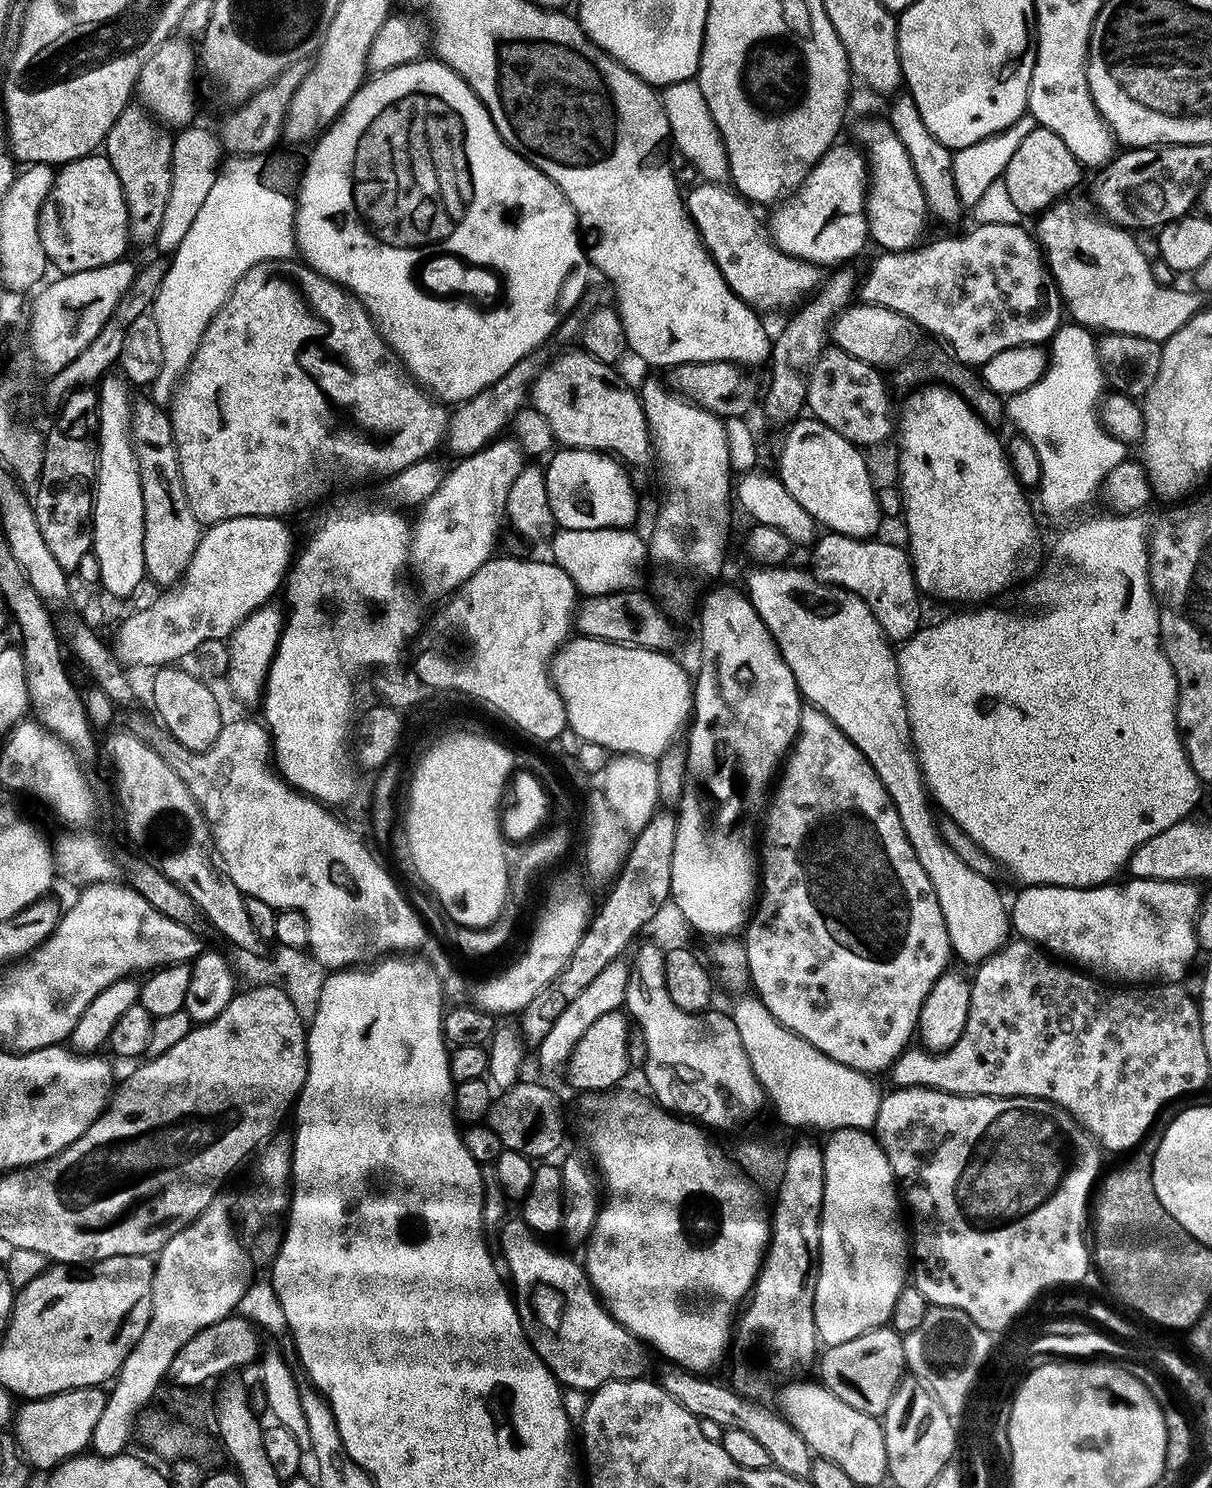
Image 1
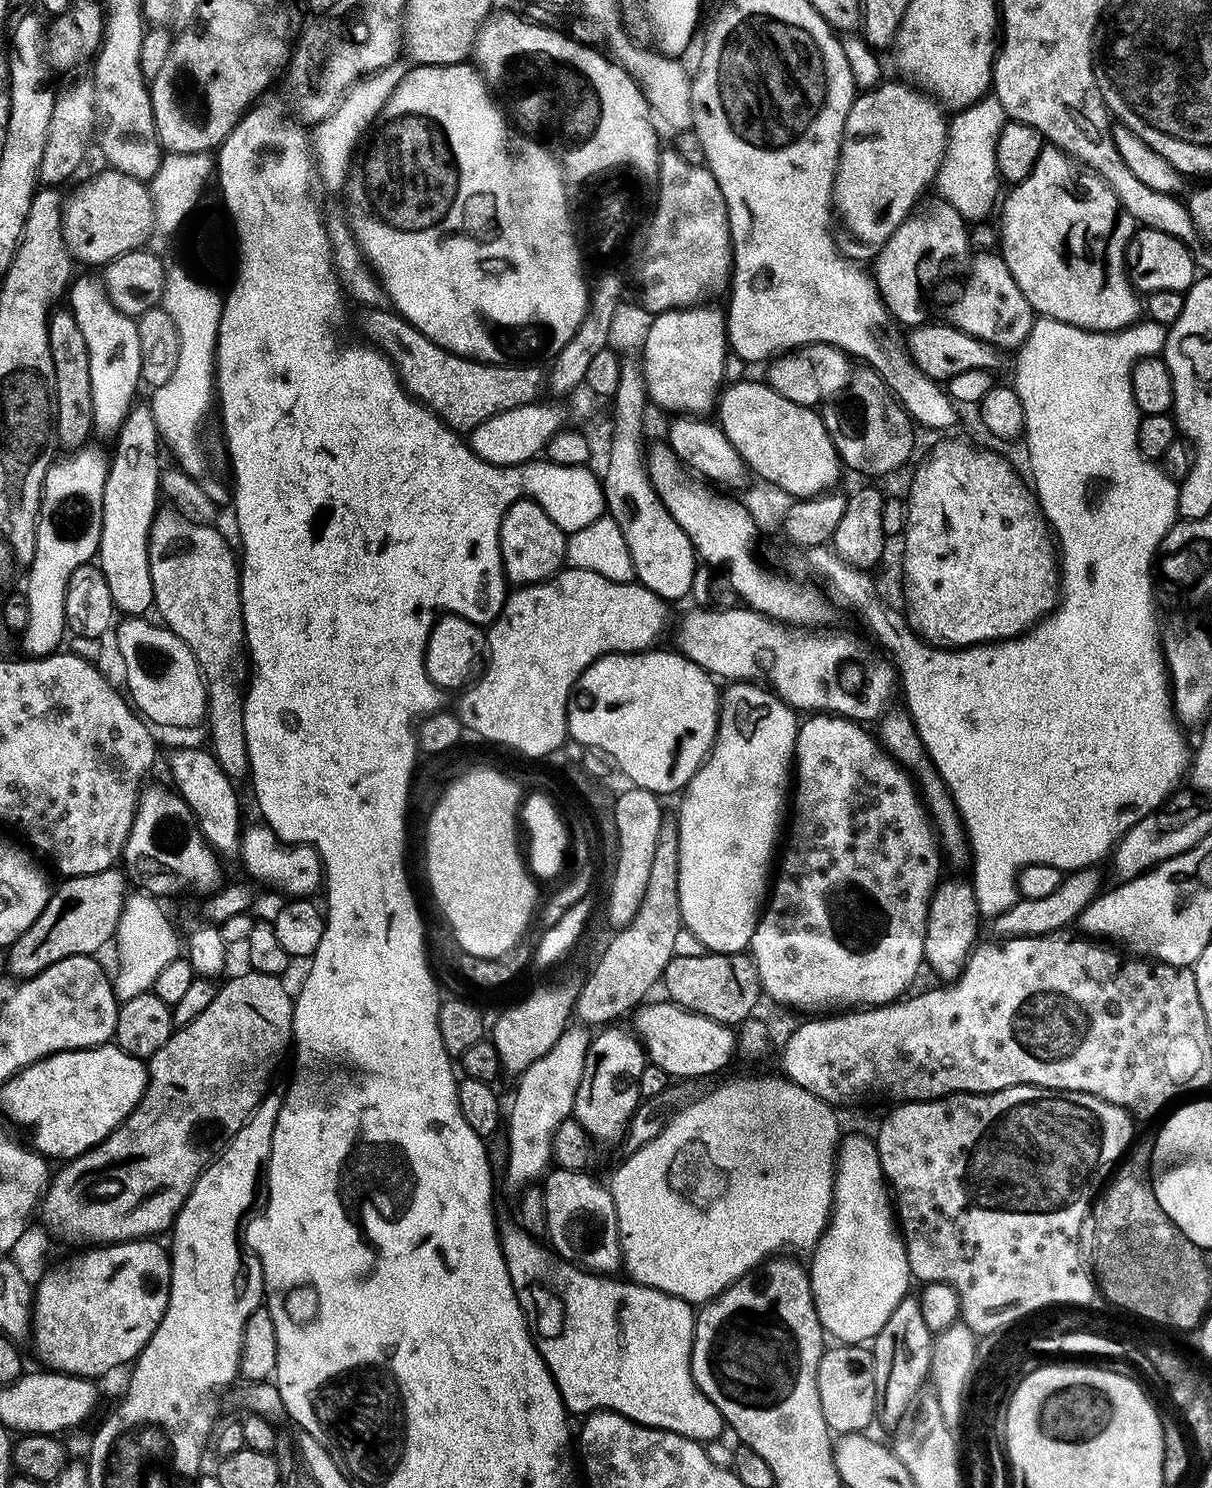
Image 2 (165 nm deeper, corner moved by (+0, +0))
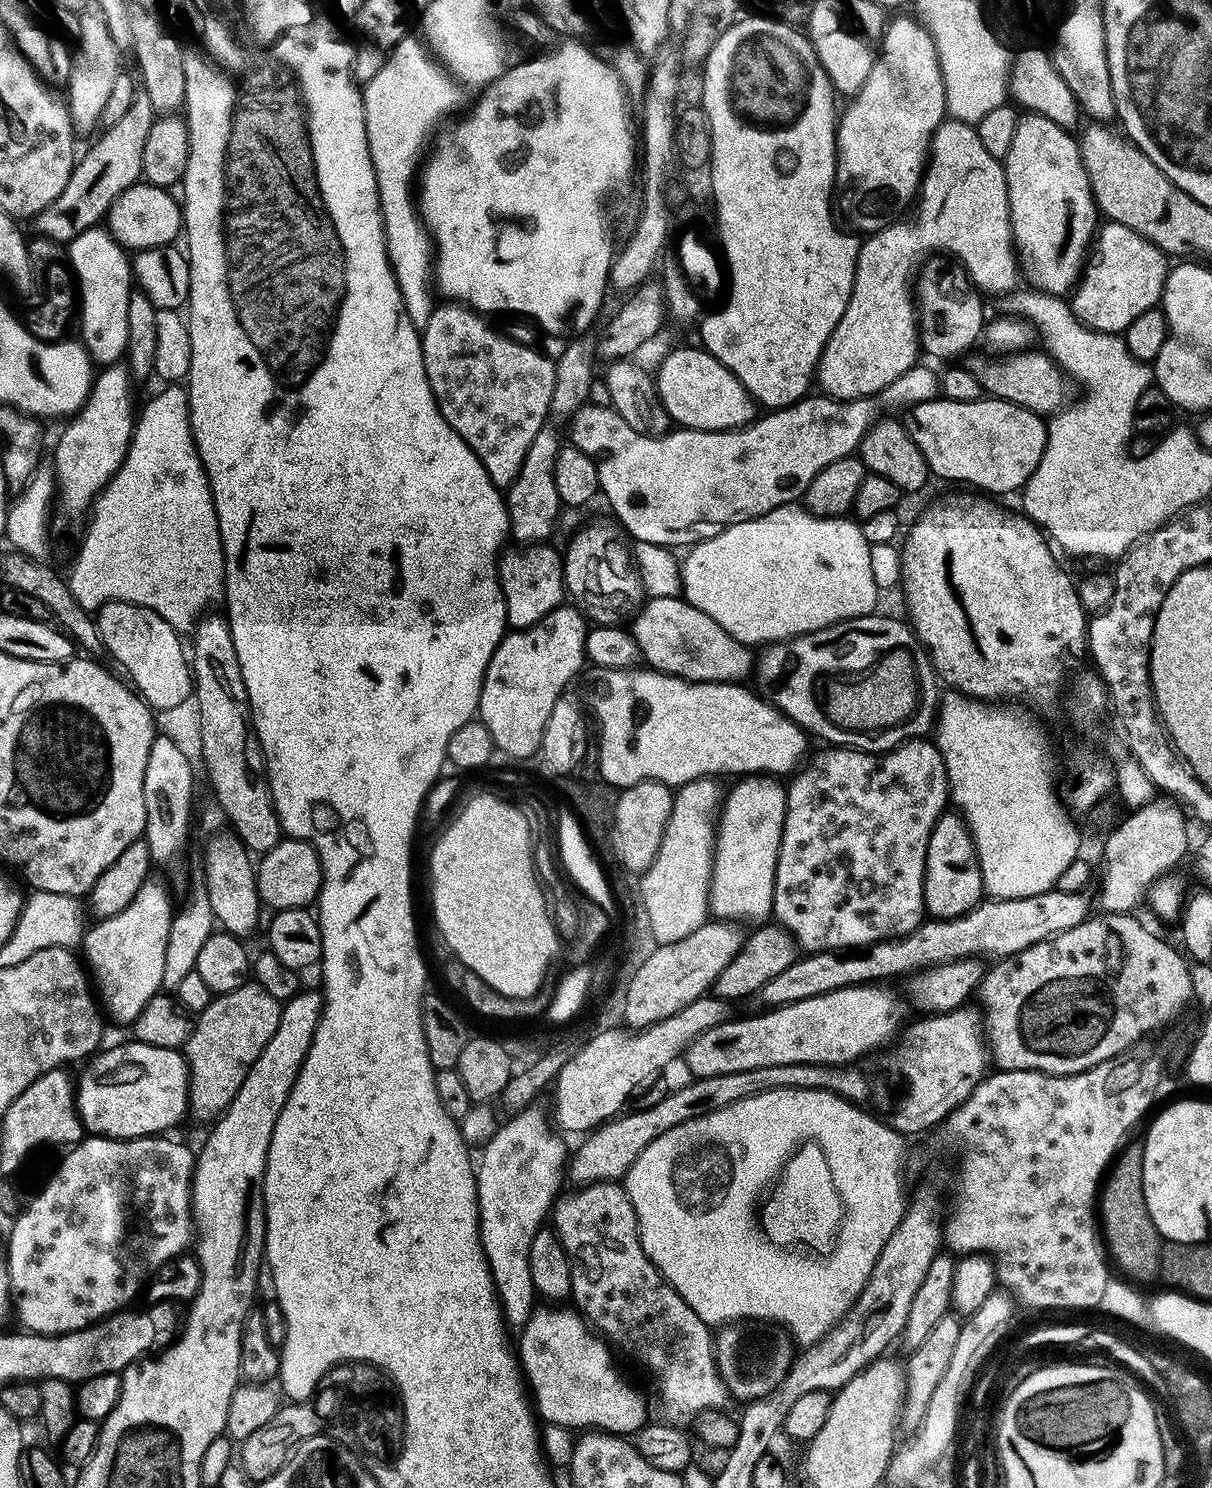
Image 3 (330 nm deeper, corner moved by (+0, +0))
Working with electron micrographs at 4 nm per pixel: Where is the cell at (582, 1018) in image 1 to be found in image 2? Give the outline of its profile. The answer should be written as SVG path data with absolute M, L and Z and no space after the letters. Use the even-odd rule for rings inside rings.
M569 1026L565 1029L549 1052L533 1062L518 1076L520 1085L516 1088L516 1097L512 1100L512 1109L506 1112L506 1128L508 1124L508 1160L502 1169L502 1176L510 1187L523 1190L529 1184L535 1184L549 1171L552 1159L552 1139L563 1120L572 1116L574 1094L578 1094L578 1082L582 1082L582 1066L586 1062L586 1050L590 1039L590 1032L584 1026Z

